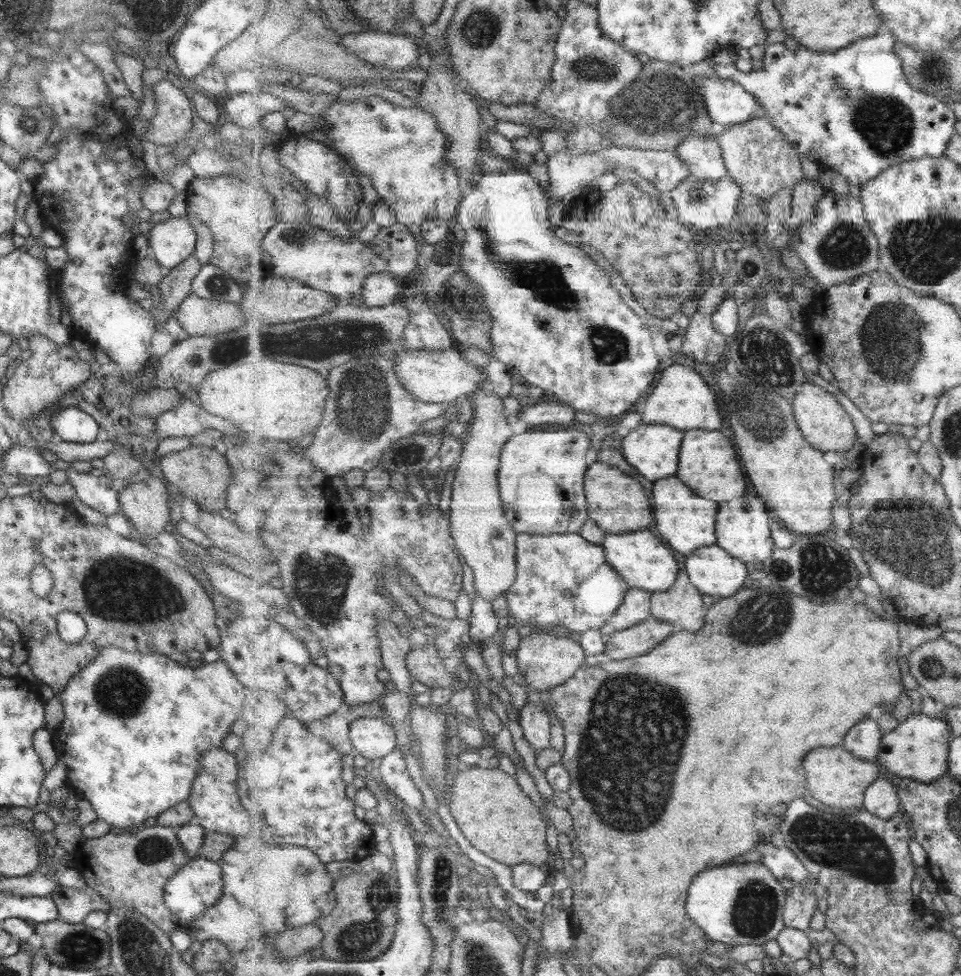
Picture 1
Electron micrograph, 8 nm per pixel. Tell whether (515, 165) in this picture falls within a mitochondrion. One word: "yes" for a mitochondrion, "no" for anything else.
no

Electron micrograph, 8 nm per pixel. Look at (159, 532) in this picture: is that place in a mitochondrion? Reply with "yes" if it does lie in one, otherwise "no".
no

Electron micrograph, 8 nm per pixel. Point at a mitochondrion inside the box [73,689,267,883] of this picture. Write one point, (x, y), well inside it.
(150, 849)

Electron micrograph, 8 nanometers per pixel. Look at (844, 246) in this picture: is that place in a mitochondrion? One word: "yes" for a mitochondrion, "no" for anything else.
yes

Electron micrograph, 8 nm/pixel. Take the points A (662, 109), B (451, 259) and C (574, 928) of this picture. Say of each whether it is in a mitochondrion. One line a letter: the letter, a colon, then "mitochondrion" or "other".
A: mitochondrion
B: other
C: other

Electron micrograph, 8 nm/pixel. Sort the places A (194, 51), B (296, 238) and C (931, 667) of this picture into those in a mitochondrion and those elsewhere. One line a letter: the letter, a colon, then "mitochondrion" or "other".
A: other
B: mitochondrion
C: mitochondrion

